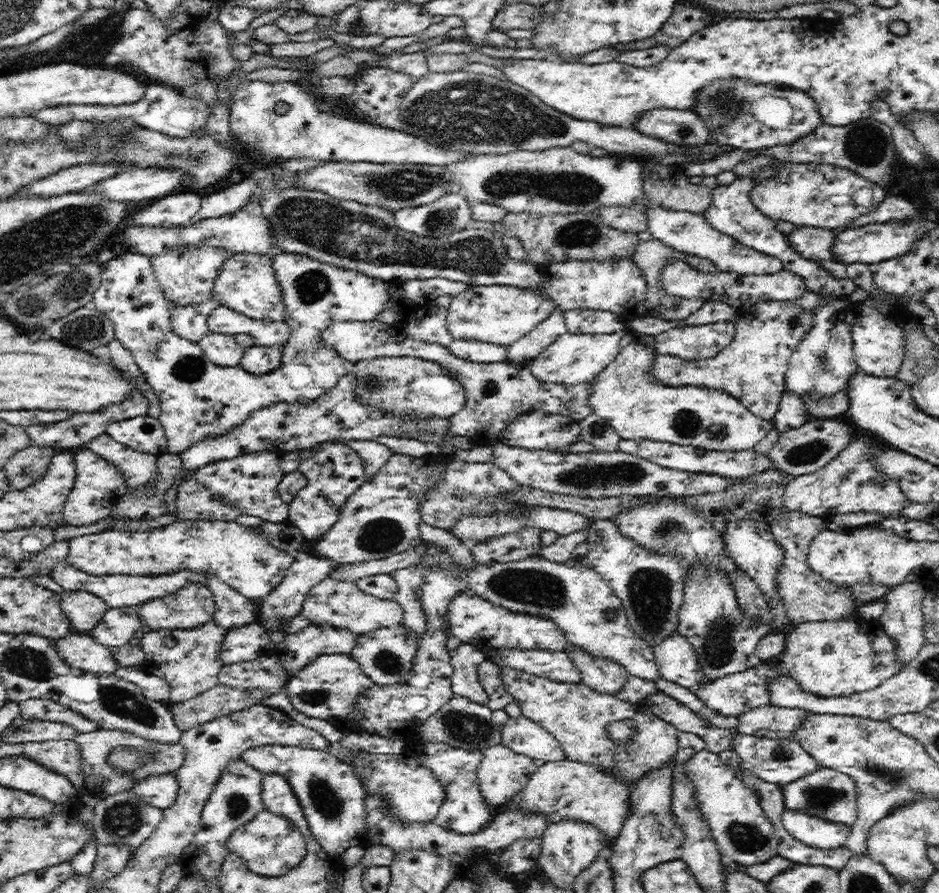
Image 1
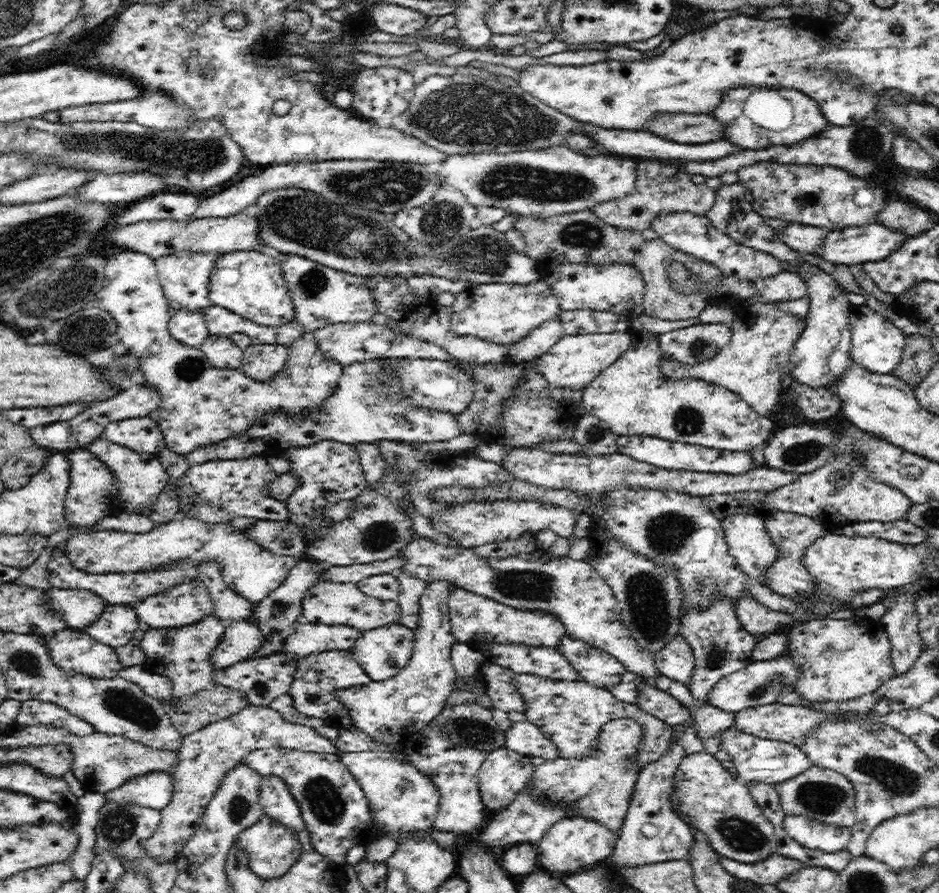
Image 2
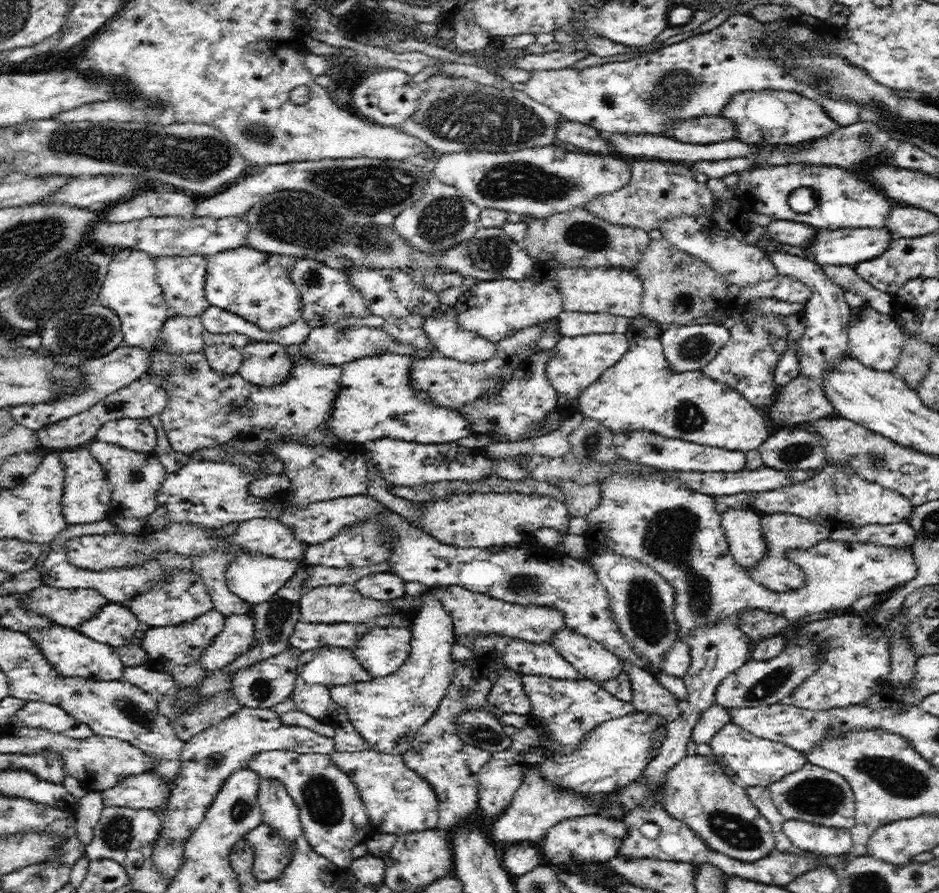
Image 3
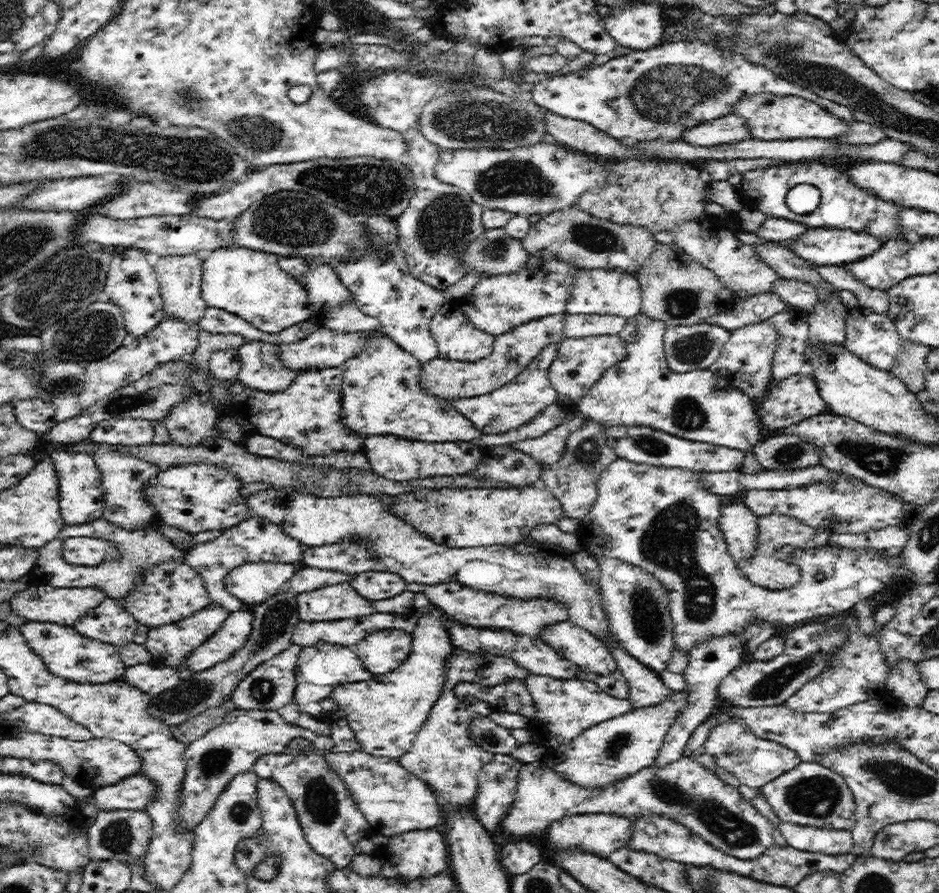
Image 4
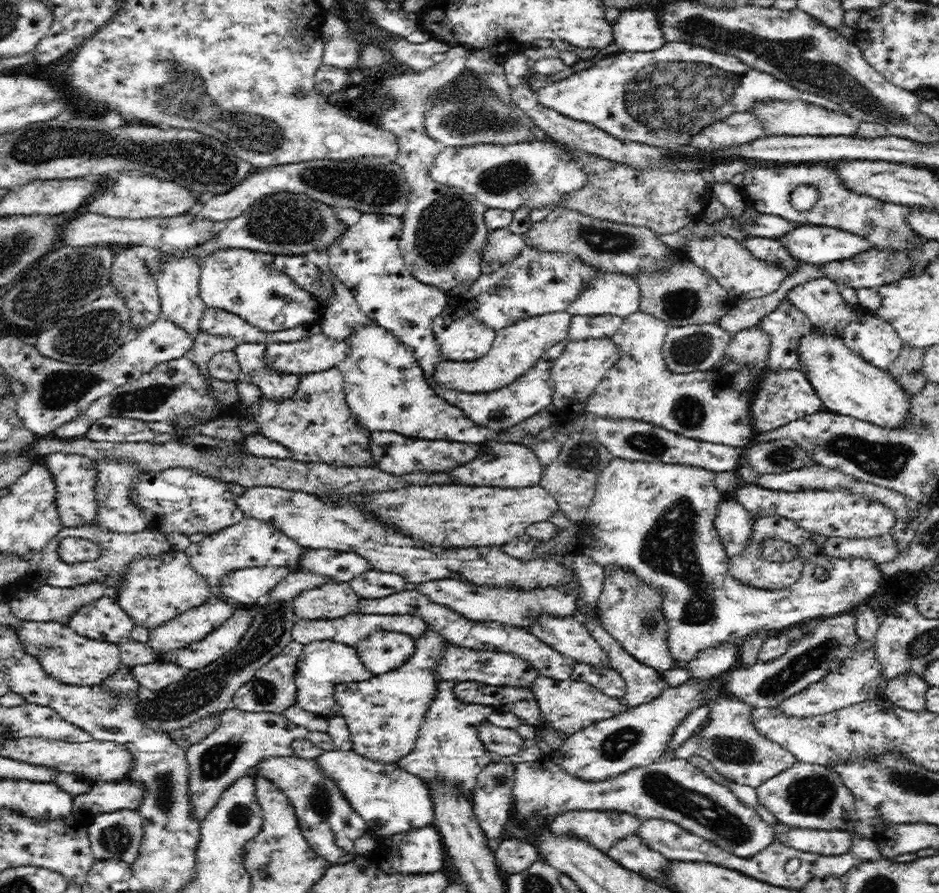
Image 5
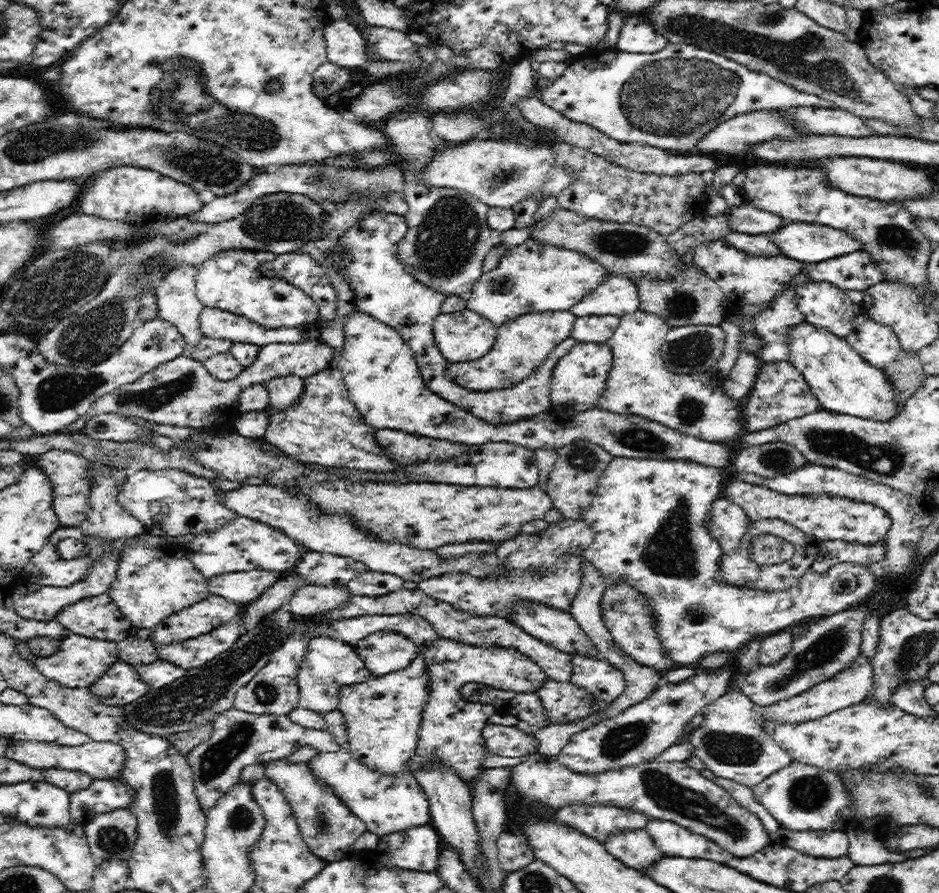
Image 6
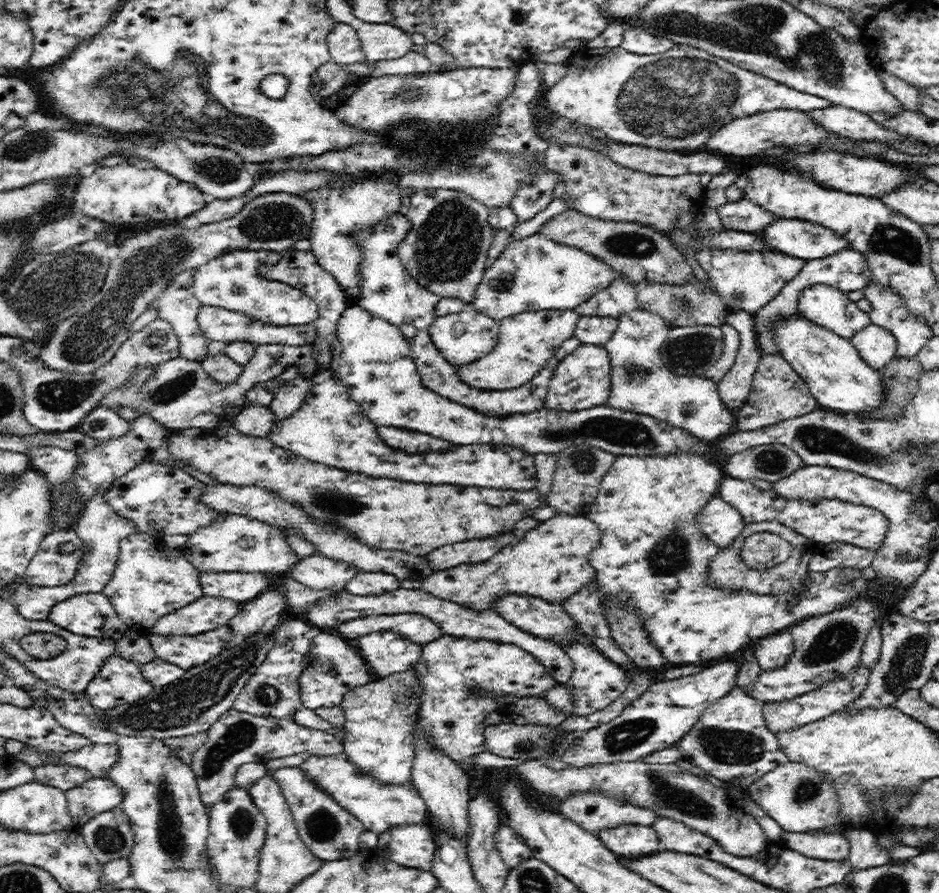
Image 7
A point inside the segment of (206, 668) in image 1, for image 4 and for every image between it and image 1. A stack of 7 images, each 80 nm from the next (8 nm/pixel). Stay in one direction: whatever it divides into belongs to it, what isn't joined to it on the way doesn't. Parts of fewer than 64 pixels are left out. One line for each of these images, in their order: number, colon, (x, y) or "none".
2: (184, 655)
3: (178, 650)
4: (170, 646)

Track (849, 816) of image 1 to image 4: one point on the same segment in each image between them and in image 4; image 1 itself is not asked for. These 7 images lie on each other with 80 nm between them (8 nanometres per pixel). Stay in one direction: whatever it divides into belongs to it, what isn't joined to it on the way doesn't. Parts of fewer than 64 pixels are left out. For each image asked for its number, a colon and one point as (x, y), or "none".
2: (823, 794)
3: (815, 794)
4: (810, 794)

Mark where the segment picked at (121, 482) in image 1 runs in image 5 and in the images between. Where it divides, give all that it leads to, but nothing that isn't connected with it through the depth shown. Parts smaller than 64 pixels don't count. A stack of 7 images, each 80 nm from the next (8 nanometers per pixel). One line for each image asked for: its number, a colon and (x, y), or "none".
2: (94, 491)
3: (87, 499)
4: (82, 494)
5: (76, 475)

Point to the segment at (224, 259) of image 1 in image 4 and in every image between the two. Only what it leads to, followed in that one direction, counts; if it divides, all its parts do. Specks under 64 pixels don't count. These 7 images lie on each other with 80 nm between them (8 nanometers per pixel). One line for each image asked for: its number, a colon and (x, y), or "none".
2: (185, 276)
3: (183, 278)
4: (180, 277)

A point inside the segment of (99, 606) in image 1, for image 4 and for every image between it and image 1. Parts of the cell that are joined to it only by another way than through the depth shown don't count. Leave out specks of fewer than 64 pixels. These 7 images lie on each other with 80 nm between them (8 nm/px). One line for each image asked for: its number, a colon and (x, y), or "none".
2: (79, 608)
3: (72, 608)
4: (43, 603)

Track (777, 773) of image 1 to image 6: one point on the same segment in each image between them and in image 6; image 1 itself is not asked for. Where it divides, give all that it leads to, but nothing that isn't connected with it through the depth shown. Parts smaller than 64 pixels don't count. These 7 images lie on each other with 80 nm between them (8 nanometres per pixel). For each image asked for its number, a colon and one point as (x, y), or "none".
2: (765, 760)
3: (757, 761)
4: (755, 762)
5: (735, 749)
6: (730, 742)

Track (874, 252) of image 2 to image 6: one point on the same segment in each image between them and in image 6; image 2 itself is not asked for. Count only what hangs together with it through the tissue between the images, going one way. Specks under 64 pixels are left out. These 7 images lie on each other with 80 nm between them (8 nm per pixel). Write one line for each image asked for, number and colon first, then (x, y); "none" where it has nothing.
3: (847, 246)
4: (825, 247)
5: (819, 245)
6: (814, 244)

